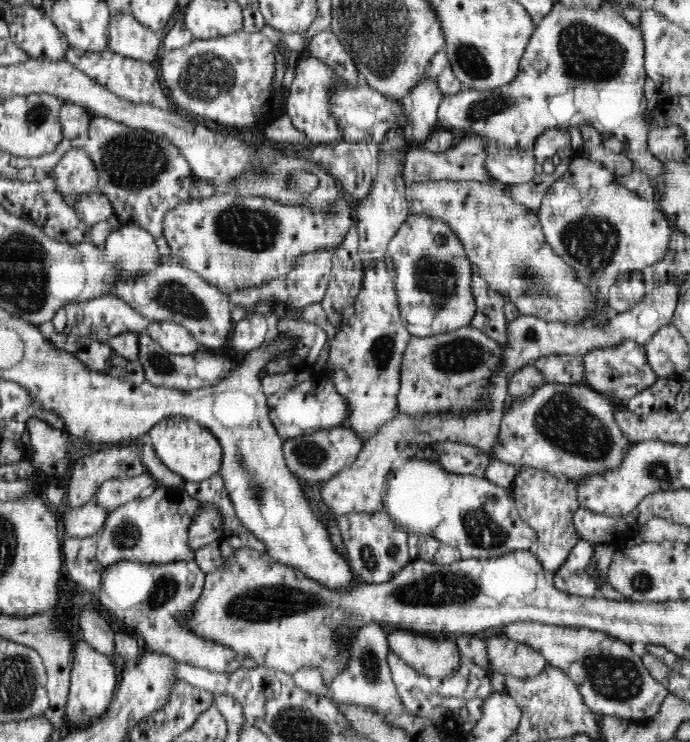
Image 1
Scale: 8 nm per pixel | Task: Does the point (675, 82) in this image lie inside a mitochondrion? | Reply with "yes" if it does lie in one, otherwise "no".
no

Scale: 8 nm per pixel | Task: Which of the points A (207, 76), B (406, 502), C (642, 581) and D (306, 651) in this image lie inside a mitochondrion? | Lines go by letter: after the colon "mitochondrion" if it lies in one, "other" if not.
A: mitochondrion
B: other
C: mitochondrion
D: other

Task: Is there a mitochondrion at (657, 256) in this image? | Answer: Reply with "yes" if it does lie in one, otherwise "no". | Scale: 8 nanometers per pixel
no

